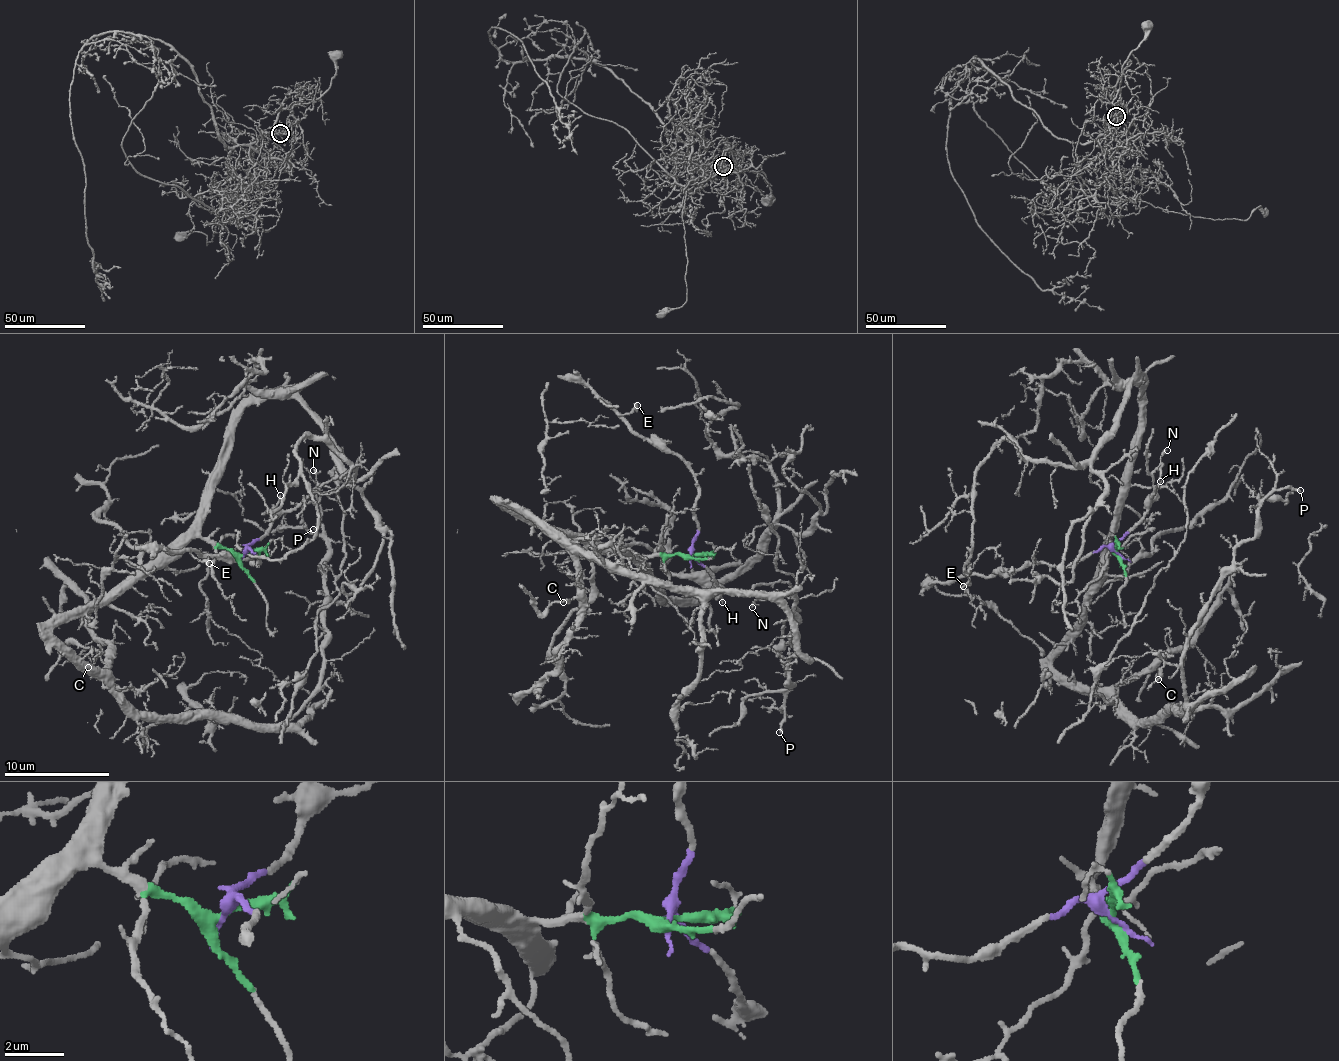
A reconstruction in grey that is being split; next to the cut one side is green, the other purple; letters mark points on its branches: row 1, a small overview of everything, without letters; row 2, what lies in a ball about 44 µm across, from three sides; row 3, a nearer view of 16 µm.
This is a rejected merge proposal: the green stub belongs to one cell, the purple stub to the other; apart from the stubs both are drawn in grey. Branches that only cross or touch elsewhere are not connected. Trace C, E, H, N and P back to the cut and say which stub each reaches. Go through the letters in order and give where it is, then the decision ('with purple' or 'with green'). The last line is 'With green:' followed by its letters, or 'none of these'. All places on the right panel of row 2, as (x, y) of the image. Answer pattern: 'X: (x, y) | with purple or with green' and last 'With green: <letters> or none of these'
C: (1158, 679) | with green
E: (963, 586) | with purple
H: (1160, 481) | with purple
N: (1167, 450) | with purple
P: (1300, 490) | with green
With green: C, P

